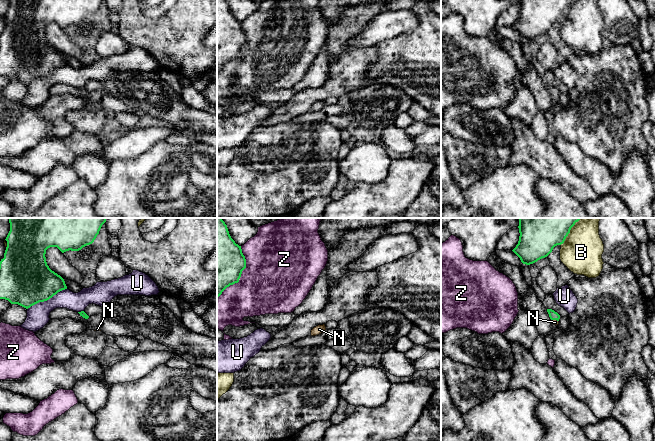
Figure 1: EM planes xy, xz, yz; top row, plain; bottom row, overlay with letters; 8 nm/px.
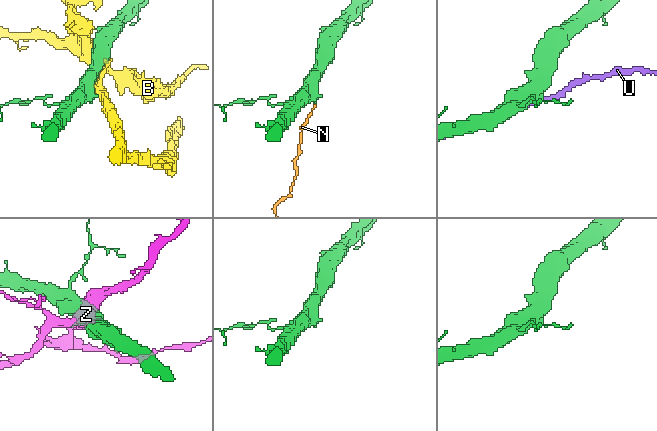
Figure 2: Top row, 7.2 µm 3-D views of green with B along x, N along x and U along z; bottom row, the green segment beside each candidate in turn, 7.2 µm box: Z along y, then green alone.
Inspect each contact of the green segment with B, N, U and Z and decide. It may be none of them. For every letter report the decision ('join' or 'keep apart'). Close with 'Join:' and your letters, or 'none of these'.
B: keep apart
N: join
U: keep apart
Z: keep apart
Join: N

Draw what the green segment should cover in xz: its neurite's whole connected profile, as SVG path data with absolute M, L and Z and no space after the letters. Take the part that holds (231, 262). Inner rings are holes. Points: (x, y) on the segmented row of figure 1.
M217 218L217 298L227 287L239 282L245 268L241 246L231 238L222 218Z

